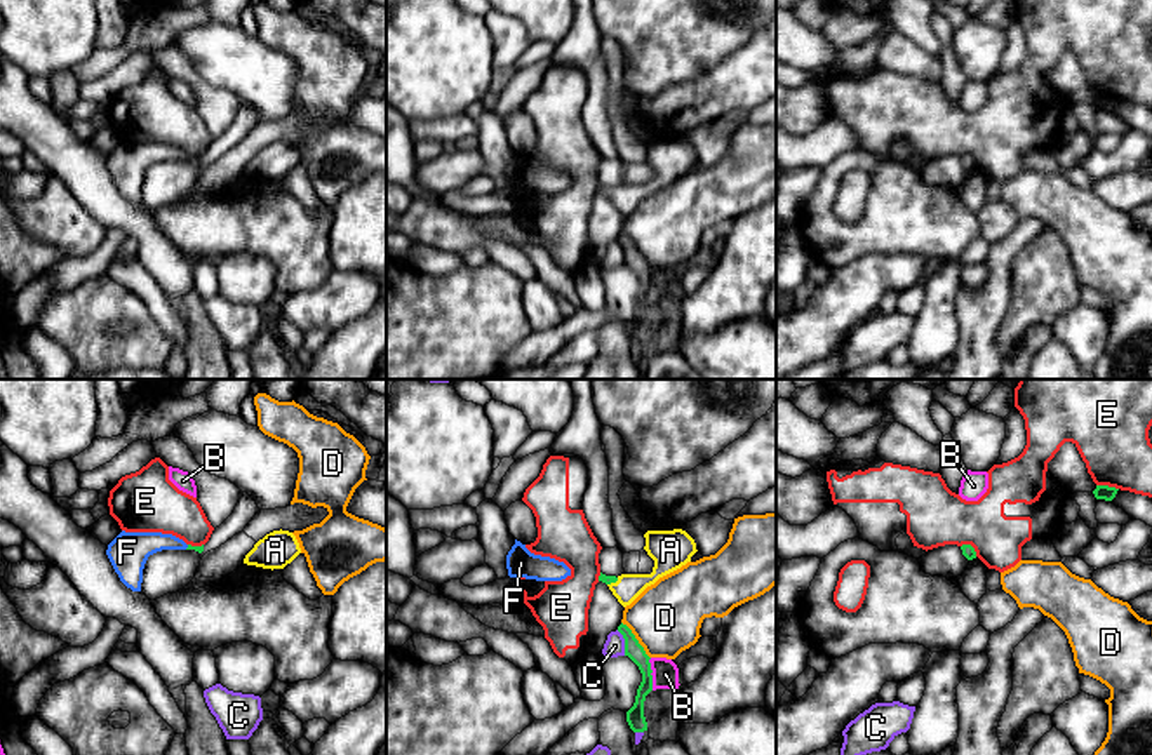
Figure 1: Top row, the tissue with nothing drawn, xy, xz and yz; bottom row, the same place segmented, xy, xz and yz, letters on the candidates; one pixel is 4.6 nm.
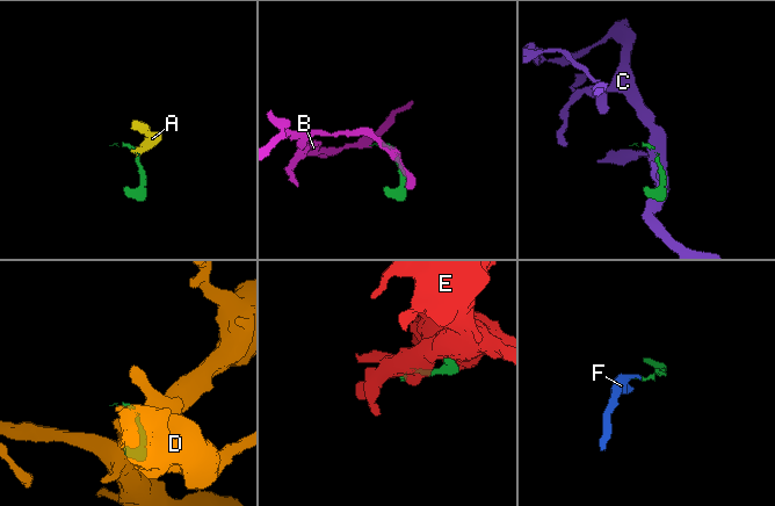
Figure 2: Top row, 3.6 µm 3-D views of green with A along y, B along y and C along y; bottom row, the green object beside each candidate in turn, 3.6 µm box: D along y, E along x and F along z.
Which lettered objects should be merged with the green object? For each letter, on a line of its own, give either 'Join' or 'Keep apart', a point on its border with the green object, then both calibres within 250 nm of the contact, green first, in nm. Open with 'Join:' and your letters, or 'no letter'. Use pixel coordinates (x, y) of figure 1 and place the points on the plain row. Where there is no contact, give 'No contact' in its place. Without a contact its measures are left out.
Join: A, F
A: Join. Touches green at xz (613, 192). Thickness 50 nm (green) against 120 nm
B: Keep apart. Touches green at xz (651, 282). Thickness 90 nm (green) against 130 nm
C: Keep apart. Touches green at xz (625, 253). Thickness 80 nm (green) against 100 nm
D: Keep apart. Touches green at xz (637, 251). Thickness 80 nm (green) against 320 nm
E: Keep apart. Touches green at yz (1107, 96). Thickness 70 nm (green) against 360 nm
F: Join. Touches green at xy (188, 157). Thickness 30 nm (green) against 150 nm

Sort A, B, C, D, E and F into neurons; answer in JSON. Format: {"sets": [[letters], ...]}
{"sets": [["A", "F"], ["B"], ["C"], ["D"], ["E"]]}

